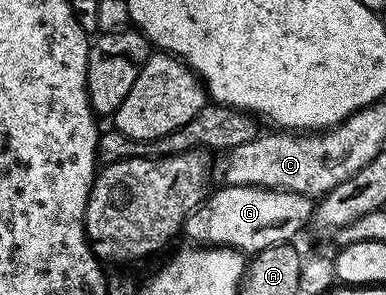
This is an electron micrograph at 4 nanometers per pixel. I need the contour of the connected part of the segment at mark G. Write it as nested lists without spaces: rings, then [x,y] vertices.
[[[221,185],[185,219],[183,235],[193,245],[234,247],[242,253],[256,253],[271,245],[296,240],[296,235],[313,218],[314,200],[294,191],[276,191],[270,187]]]

